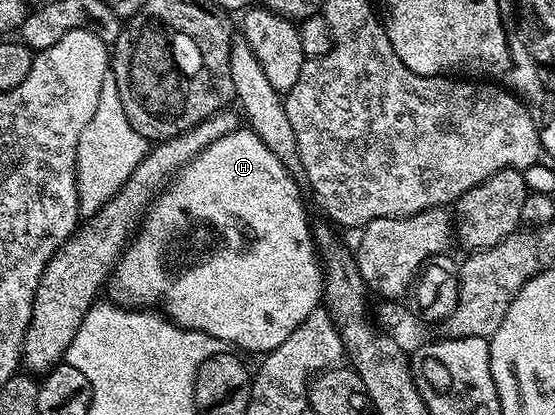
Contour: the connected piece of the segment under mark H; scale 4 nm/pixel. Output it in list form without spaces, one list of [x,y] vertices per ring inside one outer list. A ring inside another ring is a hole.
[[[240,126],[235,132],[217,138],[172,176],[166,187],[152,201],[126,248],[118,256],[113,271],[113,284],[115,282],[120,296],[118,299],[127,306],[158,309],[172,324],[204,332],[223,341],[224,345],[236,344],[247,352],[266,354],[281,346],[281,342],[285,342],[285,338],[289,338],[289,334],[293,334],[293,330],[297,330],[297,326],[301,326],[301,322],[305,322],[305,318],[309,318],[311,311],[320,307],[323,300],[323,269],[315,247],[313,224],[312,221],[307,221],[307,212],[303,209],[303,200],[299,197],[295,179],[292,172],[276,158],[273,150],[269,150],[269,146],[265,146],[265,142],[261,142],[261,138],[257,138],[257,134],[250,128]]]

